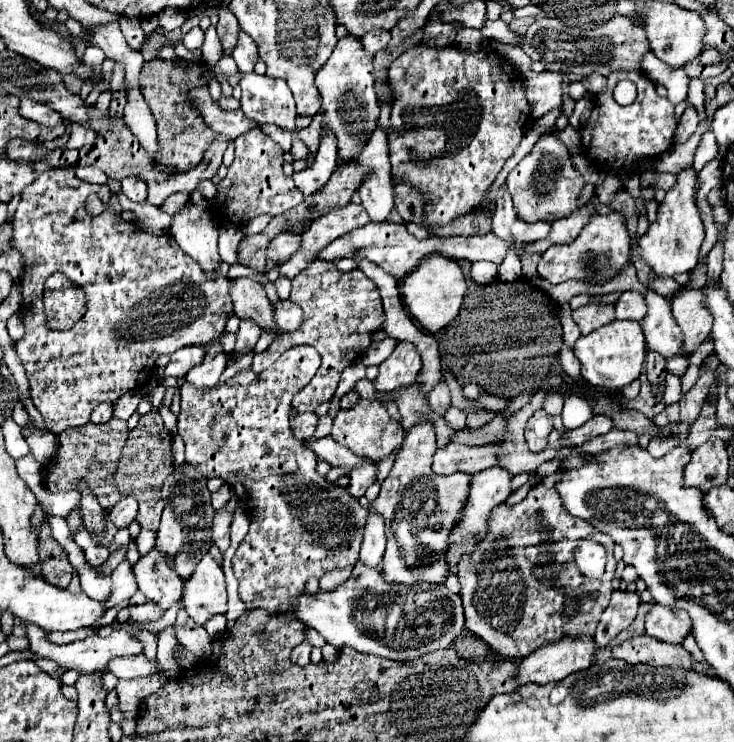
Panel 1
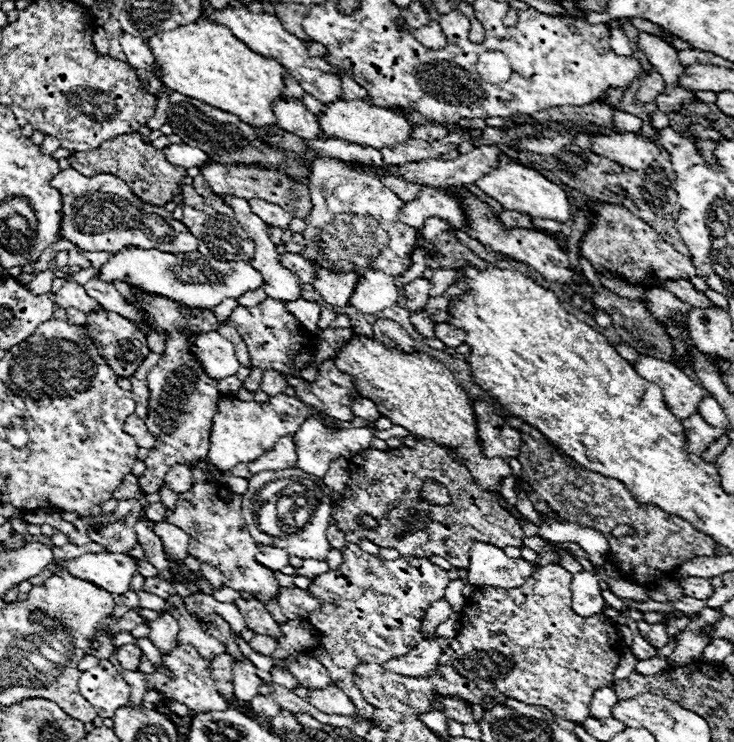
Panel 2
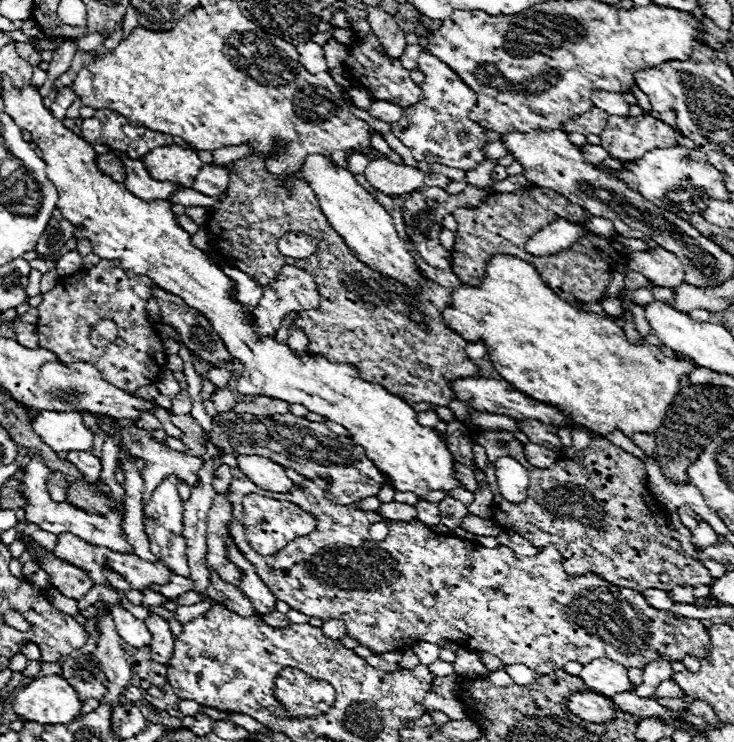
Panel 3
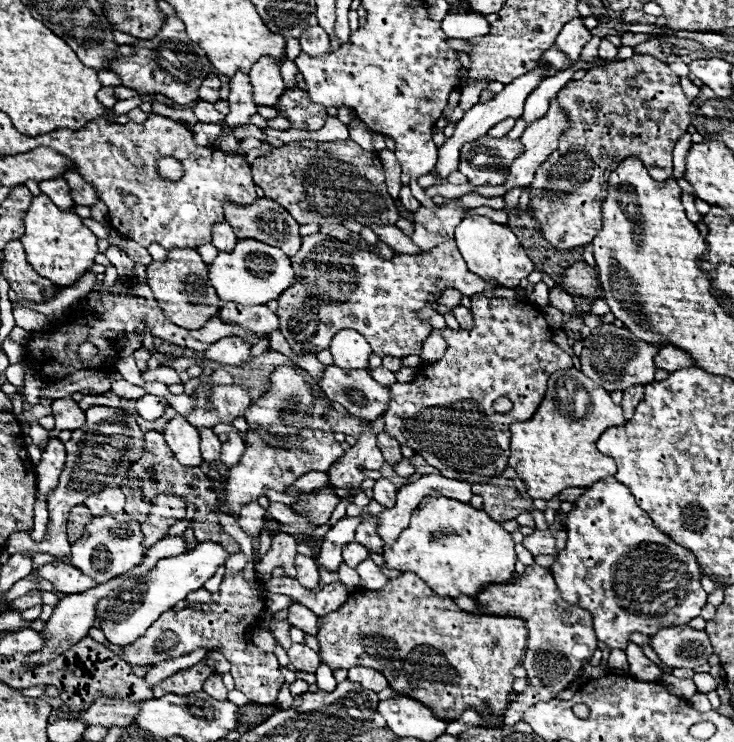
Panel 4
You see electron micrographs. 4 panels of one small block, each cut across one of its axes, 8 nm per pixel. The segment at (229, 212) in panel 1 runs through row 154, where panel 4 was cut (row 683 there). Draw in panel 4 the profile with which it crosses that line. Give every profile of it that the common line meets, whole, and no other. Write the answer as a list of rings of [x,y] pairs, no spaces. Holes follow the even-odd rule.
[[[244,572],[224,574],[220,590],[216,596],[212,594],[210,604],[202,604],[196,608],[184,608],[180,612],[164,612],[148,632],[136,640],[136,644],[122,648],[124,660],[130,666],[152,666],[160,660],[170,660],[176,656],[184,656],[194,652],[196,648],[204,648],[206,652],[220,652],[232,664],[232,678],[236,682],[236,690],[244,692],[252,704],[272,706],[276,704],[278,692],[284,684],[284,676],[280,674],[280,664],[274,654],[262,652],[252,644],[252,628],[260,624],[260,612],[266,610],[266,598],[254,588],[252,582],[244,580]]]

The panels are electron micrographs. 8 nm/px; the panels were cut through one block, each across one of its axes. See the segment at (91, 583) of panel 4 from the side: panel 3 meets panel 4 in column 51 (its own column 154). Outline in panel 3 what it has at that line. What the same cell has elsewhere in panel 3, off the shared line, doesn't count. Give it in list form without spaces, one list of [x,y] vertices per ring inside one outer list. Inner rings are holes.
[[[108,550],[106,560],[114,572],[120,572],[120,576],[124,576],[134,588],[140,590],[146,590],[150,582],[164,584],[172,576],[172,572],[162,562],[146,562],[136,554],[120,554]]]

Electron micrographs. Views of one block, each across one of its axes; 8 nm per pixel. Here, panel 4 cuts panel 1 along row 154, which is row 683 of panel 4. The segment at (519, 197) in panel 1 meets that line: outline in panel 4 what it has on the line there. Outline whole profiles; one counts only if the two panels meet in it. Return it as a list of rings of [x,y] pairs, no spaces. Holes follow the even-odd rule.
[[[532,564],[526,566],[524,574],[518,574],[516,580],[510,580],[508,584],[490,584],[484,588],[484,592],[480,592],[480,596],[476,596],[476,602],[484,614],[516,614],[526,622],[528,628],[528,644],[522,658],[528,686],[508,704],[504,712],[504,724],[508,726],[520,722],[520,714],[528,706],[554,700],[558,692],[566,690],[598,648],[598,640],[592,628],[592,614],[584,612],[582,608],[564,604],[552,572],[544,566]]]

